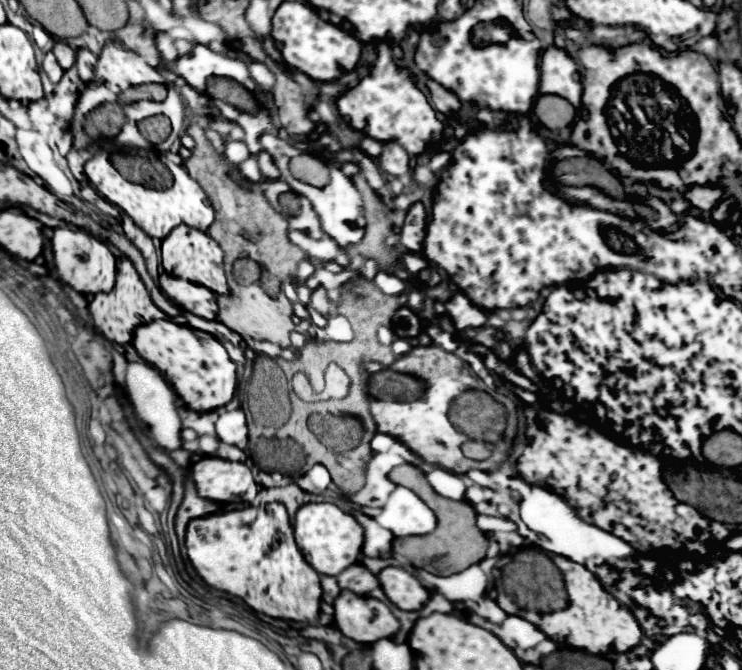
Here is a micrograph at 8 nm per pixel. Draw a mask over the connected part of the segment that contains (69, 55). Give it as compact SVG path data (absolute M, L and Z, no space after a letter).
M57 40L53 46L53 54L55 54L55 58L63 70L69 70L75 64L75 50L69 48L65 42Z

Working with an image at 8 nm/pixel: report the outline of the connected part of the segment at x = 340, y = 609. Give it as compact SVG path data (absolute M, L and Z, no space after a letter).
M341 592L341 596L333 602L333 608L339 632L359 644L373 644L381 638L391 638L399 630L397 618L375 598Z

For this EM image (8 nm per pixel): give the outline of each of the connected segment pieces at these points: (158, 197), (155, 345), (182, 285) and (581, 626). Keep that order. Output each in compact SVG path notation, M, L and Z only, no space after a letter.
M97 152L93 158L89 158L83 166L89 182L95 186L95 190L111 204L119 206L127 216L133 218L133 222L145 230L151 238L165 238L175 226L179 224L187 224L193 226L201 232L205 232L213 218L215 212L205 196L205 192L201 190L201 186L187 174L187 170L183 166L173 166L173 186L167 190L153 190L153 188L145 188L141 184L129 184L129 180L125 180L109 162L109 154L107 152Z
M153 320L135 328L131 344L145 362L153 364L165 376L165 380L169 380L181 400L195 412L221 408L235 396L237 366L231 362L223 344L211 334L189 326L179 326L171 320Z
M161 274L159 288L179 308L183 308L195 316L201 316L205 320L217 318L215 294L211 290L207 290L205 286L199 286L199 284L181 280L181 278L173 278L169 274Z
M551 554L551 560L563 574L569 606L565 610L551 612L549 624L545 624L545 628L541 630L557 644L567 644L579 650L587 650L591 654L607 654L613 648L617 648L617 652L627 652L635 648L643 638L643 632L633 614L623 608L609 592L605 592L601 582L585 566L557 554Z

